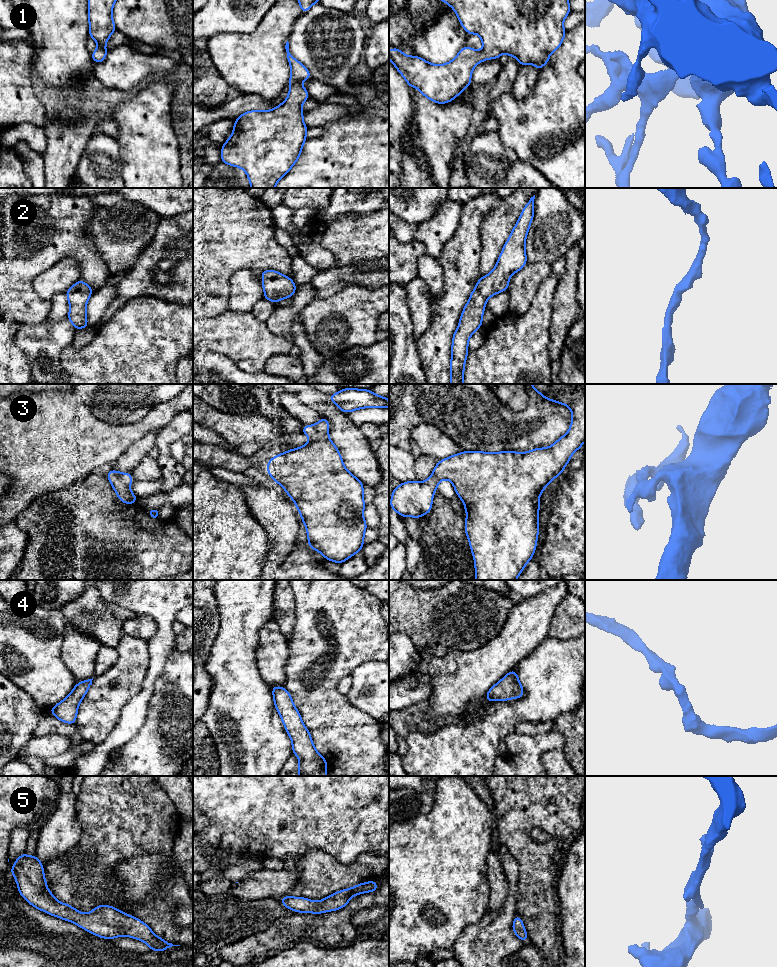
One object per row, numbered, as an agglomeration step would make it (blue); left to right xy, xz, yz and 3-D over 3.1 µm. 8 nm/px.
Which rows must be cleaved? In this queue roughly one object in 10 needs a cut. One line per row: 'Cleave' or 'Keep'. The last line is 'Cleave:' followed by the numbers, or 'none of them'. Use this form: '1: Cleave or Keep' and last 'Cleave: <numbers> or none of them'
1: Keep
2: Keep
3: Keep
4: Keep
5: Keep
Cleave: none of them

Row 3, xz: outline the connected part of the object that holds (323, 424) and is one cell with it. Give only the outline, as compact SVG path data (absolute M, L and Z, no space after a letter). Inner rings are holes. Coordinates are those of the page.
M324 416L315 425L304 425L302 433L311 441L304 446L275 455L267 462L267 473L285 489L286 494L295 502L302 517L302 523L306 527L310 548L313 551L319 551L324 559L341 564L360 552L364 545L367 524L363 511L366 504L363 499L364 484L345 468L339 450L329 438L328 428L329 420Z

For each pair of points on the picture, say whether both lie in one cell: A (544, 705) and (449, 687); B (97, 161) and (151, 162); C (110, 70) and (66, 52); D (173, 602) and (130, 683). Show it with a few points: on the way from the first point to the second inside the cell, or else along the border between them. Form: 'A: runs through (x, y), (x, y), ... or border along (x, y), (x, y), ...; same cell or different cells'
A: border along (484, 696), (480, 700), (472, 702), (465, 710); different cells
B: border along (116, 139), (118, 143), (120, 174), (122, 177); different cells
C: border along (95, 63), (92, 75); different cells
D: border along (148, 640), (149, 666), (146, 672); different cells

